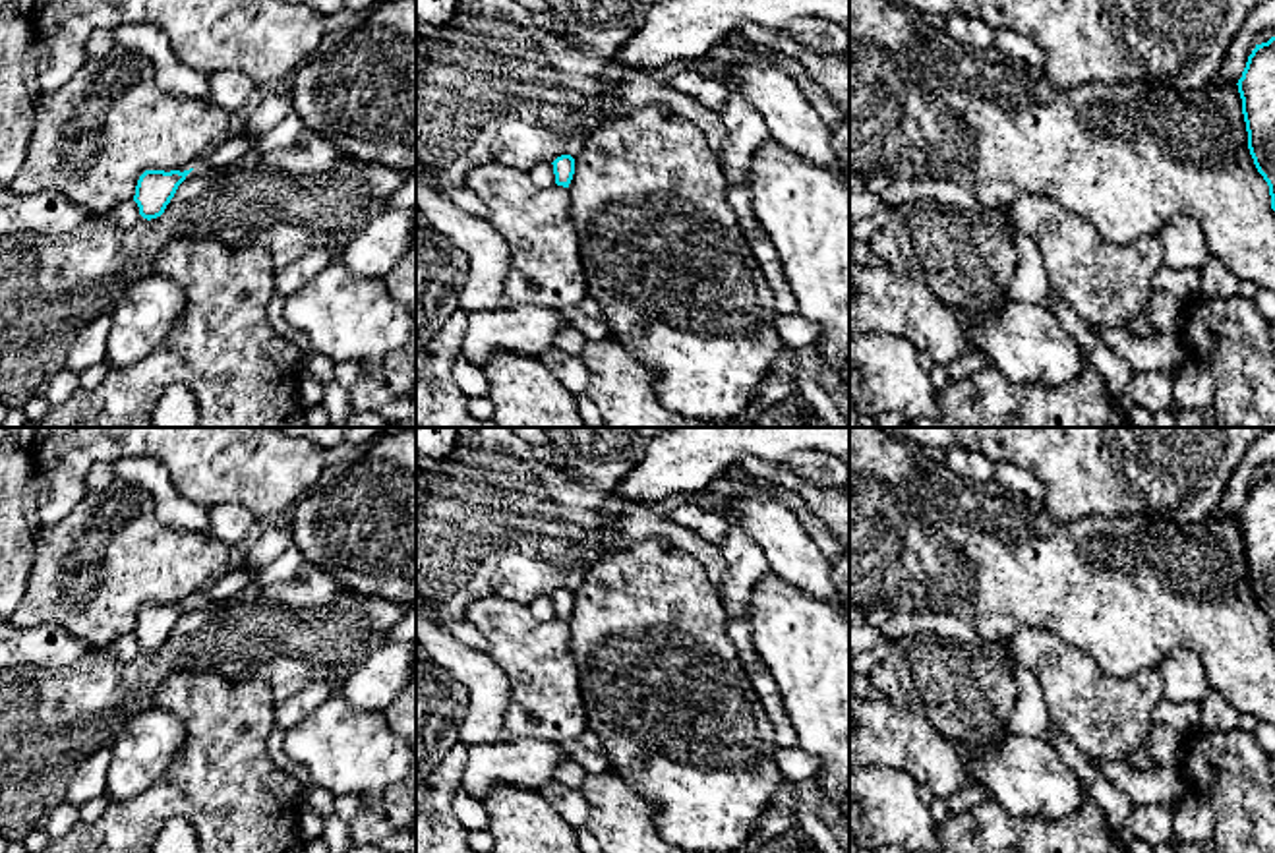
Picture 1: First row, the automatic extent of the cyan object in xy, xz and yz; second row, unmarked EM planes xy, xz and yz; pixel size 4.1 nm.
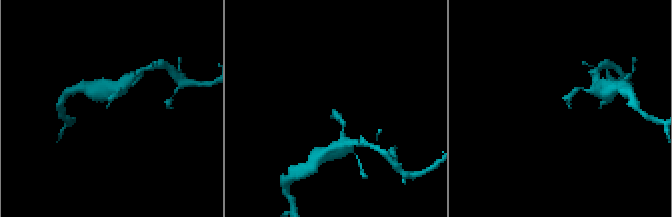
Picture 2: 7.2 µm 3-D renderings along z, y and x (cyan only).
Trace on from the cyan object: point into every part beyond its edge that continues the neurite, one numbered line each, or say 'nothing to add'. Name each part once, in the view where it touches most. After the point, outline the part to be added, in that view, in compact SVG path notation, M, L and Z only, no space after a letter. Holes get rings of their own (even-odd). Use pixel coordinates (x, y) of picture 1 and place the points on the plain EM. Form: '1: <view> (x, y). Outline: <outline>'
nothing to add

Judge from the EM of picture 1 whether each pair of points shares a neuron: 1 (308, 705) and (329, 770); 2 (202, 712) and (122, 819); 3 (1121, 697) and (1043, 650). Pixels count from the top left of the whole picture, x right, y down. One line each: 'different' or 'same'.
1: different
2: same
3: same

